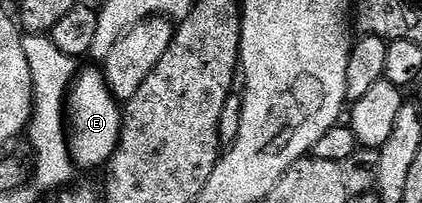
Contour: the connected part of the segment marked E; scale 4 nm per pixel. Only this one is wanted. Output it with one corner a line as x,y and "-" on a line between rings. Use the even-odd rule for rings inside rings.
100,69
84,70
74,77
67,95
67,137
74,163
93,170
96,166
104,167
113,157
117,141
121,139
123,110
109,90
104,73

